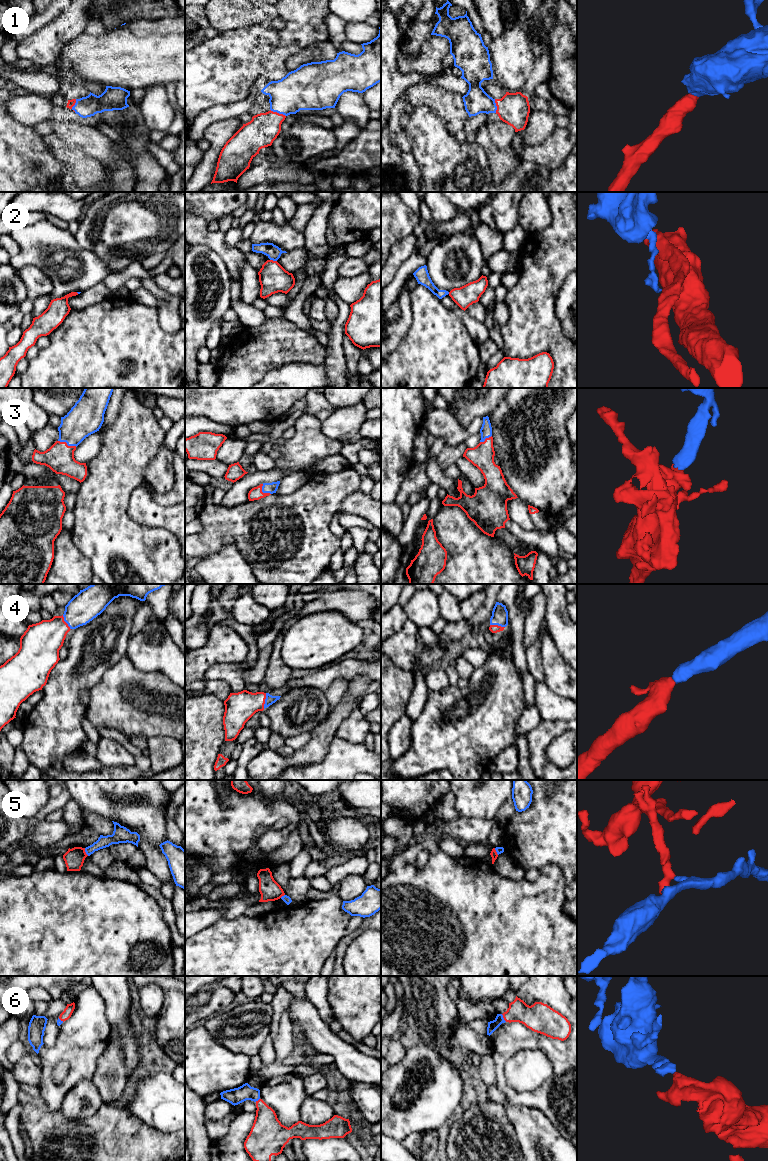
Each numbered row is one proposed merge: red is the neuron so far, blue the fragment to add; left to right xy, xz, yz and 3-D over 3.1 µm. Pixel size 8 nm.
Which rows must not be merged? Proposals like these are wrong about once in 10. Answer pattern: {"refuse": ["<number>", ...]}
{"refuse": ["2", "5"]}

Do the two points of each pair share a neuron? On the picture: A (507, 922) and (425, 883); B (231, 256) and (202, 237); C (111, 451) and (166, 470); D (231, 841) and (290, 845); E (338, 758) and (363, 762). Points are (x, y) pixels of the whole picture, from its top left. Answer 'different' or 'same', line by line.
A: same
B: same
C: different
D: different
E: same

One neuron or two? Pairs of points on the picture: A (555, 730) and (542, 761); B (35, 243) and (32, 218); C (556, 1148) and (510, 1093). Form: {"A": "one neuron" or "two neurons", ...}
{"A": "one neuron", "B": "two neurons", "C": "two neurons"}

